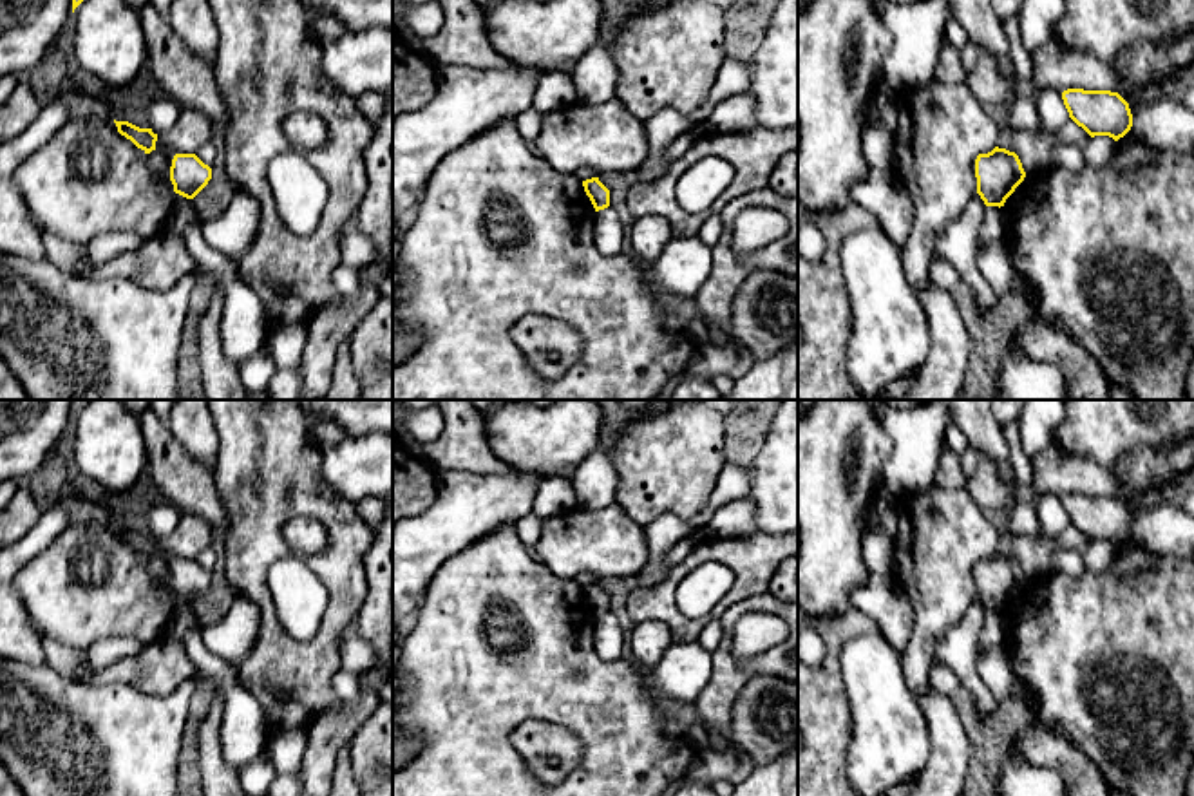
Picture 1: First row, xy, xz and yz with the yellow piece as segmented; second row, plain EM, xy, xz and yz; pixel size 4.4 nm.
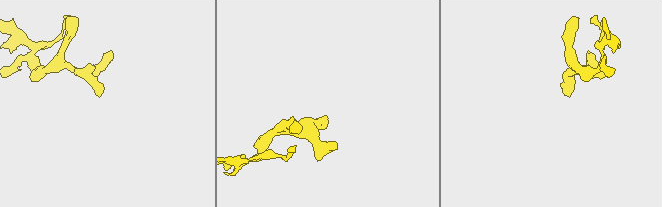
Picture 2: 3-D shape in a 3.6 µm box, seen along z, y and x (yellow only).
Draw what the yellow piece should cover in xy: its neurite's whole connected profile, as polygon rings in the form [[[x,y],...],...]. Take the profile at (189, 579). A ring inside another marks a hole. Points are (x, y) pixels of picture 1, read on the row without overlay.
[[[175,559],[170,572],[174,597],[194,604],[212,584],[212,573],[195,559]]]

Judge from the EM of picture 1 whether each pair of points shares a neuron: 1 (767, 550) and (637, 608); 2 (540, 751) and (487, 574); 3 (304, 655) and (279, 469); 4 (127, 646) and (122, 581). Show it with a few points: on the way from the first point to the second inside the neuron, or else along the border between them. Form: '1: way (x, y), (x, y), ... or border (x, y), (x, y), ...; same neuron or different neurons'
1: way (735, 552), (702, 552), (670, 583); same neuron
2: border (572, 731), (523, 720), (514, 729), (511, 744); different neurons
3: way (268, 615), (268, 608), (255, 588), (255, 518); same neuron
4: border (143, 643), (111, 635), (87, 650); different neurons

